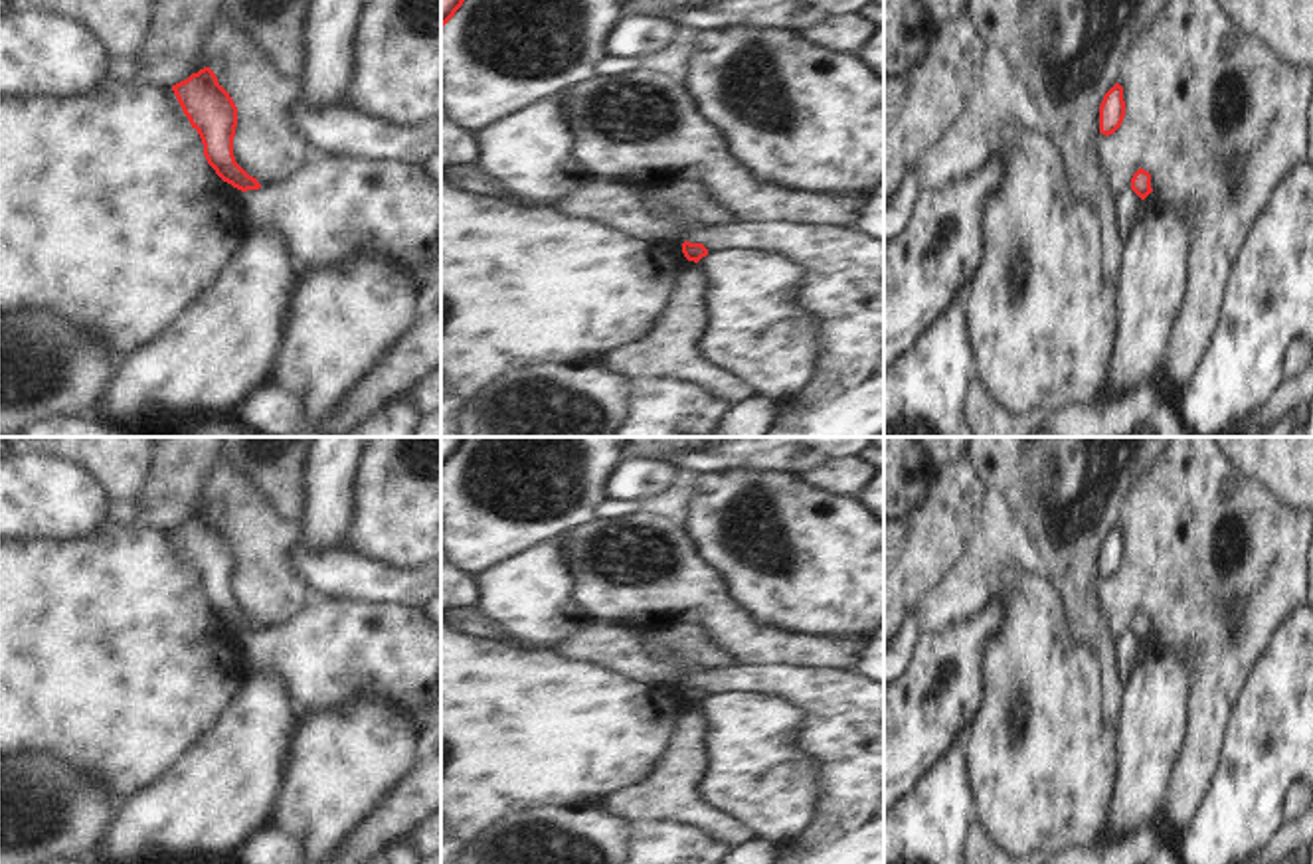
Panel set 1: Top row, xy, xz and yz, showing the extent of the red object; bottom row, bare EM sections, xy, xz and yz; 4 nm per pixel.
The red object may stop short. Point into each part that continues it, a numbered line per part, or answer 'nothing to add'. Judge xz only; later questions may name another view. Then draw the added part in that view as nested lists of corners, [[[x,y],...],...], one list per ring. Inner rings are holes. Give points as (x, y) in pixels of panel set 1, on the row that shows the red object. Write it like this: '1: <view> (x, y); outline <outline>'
nothing to add

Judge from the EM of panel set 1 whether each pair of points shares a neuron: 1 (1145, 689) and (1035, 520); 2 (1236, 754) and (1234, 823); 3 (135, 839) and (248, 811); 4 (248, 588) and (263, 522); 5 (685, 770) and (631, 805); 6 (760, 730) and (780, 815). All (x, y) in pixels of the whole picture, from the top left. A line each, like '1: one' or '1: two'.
1: two
2: one
3: one
4: one
5: one
6: one

